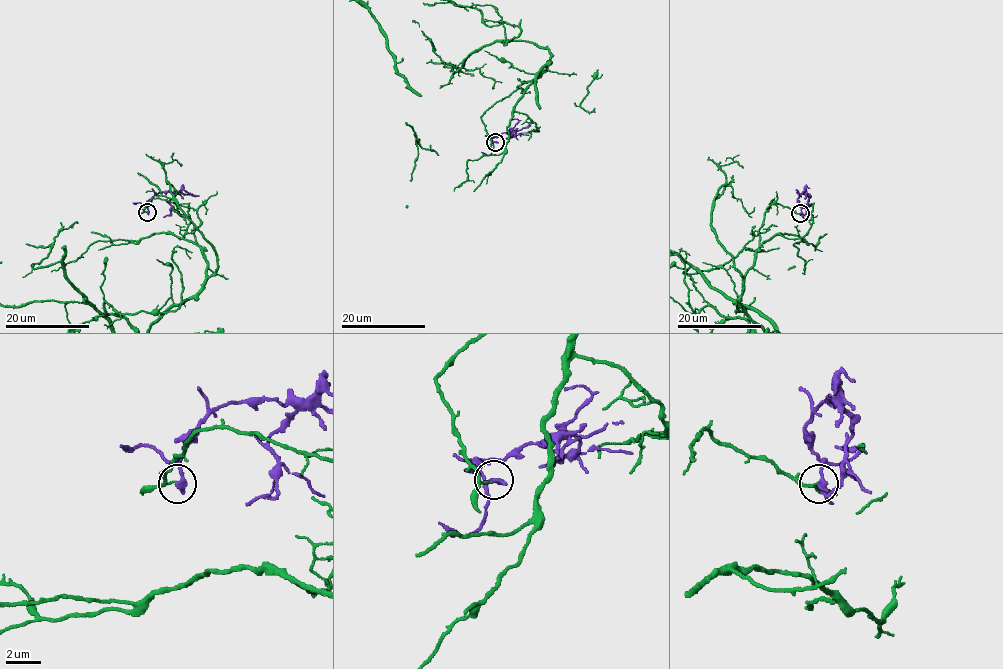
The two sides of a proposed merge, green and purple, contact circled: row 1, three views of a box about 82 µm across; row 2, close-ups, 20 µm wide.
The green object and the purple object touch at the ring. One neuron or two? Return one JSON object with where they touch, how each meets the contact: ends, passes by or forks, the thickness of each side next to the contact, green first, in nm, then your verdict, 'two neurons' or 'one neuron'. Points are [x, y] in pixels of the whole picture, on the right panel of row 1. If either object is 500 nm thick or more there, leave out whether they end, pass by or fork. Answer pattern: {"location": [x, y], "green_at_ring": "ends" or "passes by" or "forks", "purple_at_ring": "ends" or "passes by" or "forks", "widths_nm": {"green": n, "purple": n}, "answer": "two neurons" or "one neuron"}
{"location": [800, 213], "green_at_ring": "passes by", "purple_at_ring": "ends", "widths_nm": {"green": 60, "purple": 360}, "answer": "two neurons"}

